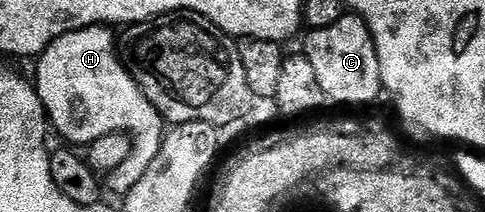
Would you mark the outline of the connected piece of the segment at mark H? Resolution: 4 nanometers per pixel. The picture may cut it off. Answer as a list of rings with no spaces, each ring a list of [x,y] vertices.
[[[99,25],[67,32],[55,39],[38,57],[33,87],[41,98],[54,135],[56,132],[61,139],[68,140],[71,143],[68,145],[86,146],[97,142],[97,138],[118,132],[130,135],[131,153],[114,172],[115,181],[111,184],[113,191],[123,194],[137,186],[153,158],[157,158],[165,135],[165,121],[124,67],[112,32]]]

